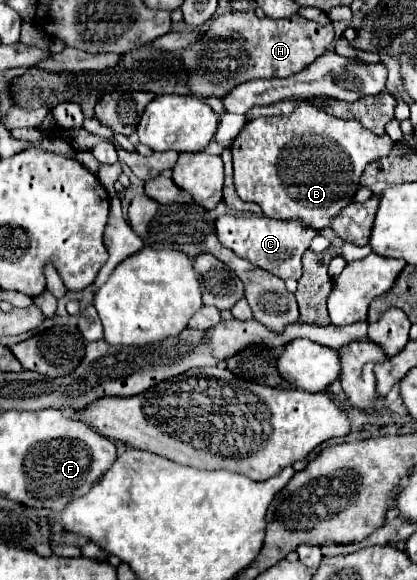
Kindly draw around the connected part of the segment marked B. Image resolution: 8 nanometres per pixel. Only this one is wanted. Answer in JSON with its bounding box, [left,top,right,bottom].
[230,102,394,230]

